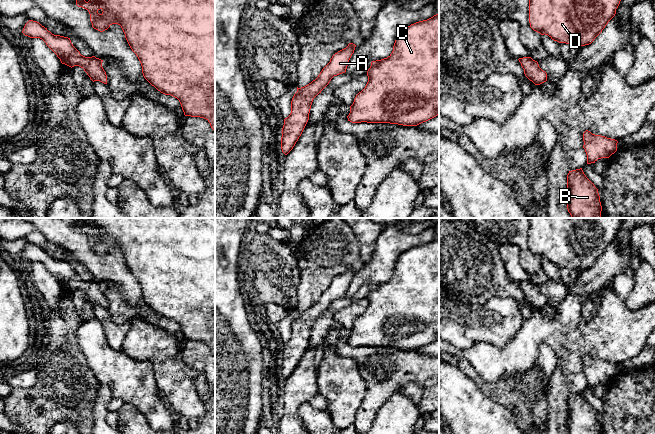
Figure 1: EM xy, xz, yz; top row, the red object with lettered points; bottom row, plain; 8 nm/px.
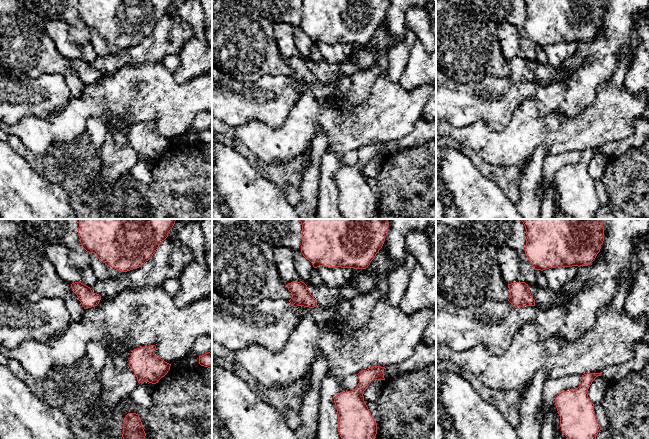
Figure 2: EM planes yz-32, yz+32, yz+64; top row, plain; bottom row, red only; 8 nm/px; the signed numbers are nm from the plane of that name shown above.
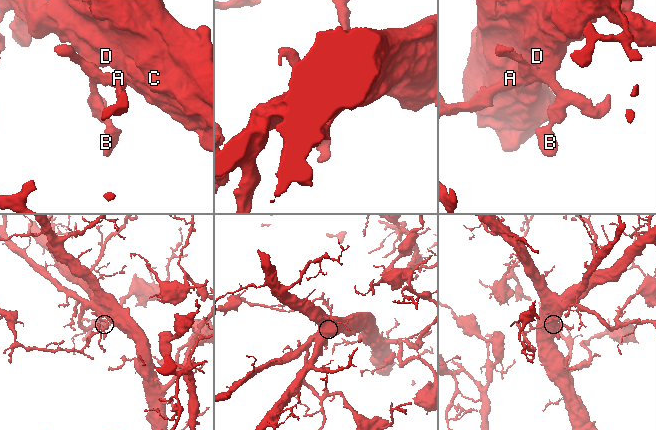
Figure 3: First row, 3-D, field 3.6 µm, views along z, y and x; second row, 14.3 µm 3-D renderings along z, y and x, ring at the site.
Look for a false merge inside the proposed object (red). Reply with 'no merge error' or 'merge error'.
no merge error

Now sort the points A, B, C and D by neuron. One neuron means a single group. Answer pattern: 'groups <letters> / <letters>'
groups A B C D

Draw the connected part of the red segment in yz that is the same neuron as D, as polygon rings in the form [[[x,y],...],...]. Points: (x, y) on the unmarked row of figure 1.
[[[529,218],[530,251],[572,270],[591,268],[615,240],[620,218]]]

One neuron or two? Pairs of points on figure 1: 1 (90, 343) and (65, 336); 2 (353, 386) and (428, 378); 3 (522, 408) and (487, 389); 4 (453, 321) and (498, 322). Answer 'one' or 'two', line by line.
1: two
2: two
3: one
4: one

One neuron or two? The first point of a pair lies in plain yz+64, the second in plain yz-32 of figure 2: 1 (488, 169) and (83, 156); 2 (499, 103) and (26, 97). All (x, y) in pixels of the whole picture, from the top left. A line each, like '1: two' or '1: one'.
1: one
2: one

